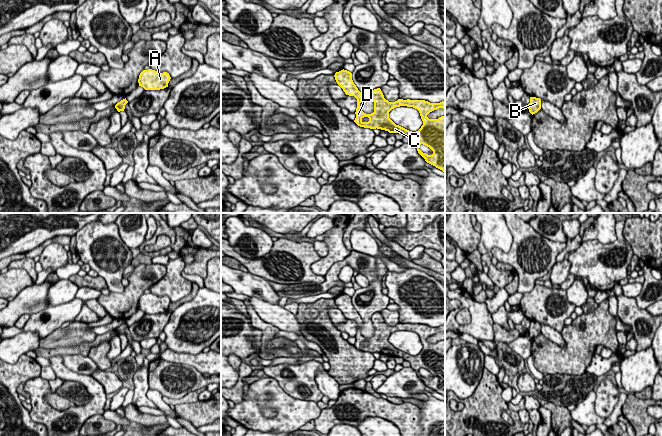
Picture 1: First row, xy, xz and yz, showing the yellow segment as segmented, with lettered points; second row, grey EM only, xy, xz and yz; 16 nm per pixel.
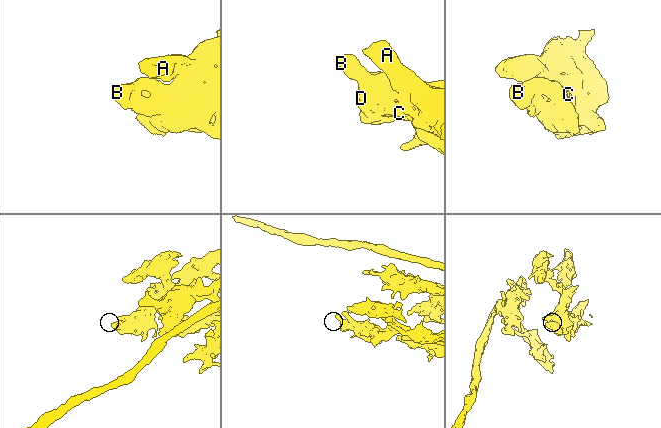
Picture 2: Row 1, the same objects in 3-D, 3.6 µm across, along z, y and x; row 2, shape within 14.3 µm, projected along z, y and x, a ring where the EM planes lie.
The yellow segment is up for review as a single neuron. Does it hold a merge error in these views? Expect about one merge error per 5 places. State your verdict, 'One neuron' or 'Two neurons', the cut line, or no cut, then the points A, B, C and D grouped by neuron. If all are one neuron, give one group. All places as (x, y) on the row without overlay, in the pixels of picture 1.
One neuron. No split. Groups: A B C D

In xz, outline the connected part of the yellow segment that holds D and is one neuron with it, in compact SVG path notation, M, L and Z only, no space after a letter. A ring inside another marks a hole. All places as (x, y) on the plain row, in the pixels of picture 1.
M343 293L336 296L334 301L346 319L354 320L357 323L354 346L358 350L370 353L377 352L389 357L402 357L411 364L411 368L417 372L418 377L427 387L445 396L445 340L441 340L438 343L429 343L427 341L430 336L439 332L445 334L445 325L430 327L425 324L398 323L395 326L389 326L384 322L381 313L377 312L371 317L374 326L374 336L366 338L361 334L360 327L362 326L363 319L353 306L352 297ZM400 330L413 331L419 335L423 349L418 355L409 355L396 349L389 342L389 336ZM421 368L429 371L433 375L433 378L428 379L423 377L419 373Z

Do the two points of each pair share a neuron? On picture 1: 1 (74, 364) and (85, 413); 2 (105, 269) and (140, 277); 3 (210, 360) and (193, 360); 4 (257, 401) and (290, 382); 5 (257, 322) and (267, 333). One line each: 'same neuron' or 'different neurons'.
1: different neurons
2: different neurons
3: same neuron
4: different neurons
5: same neuron

